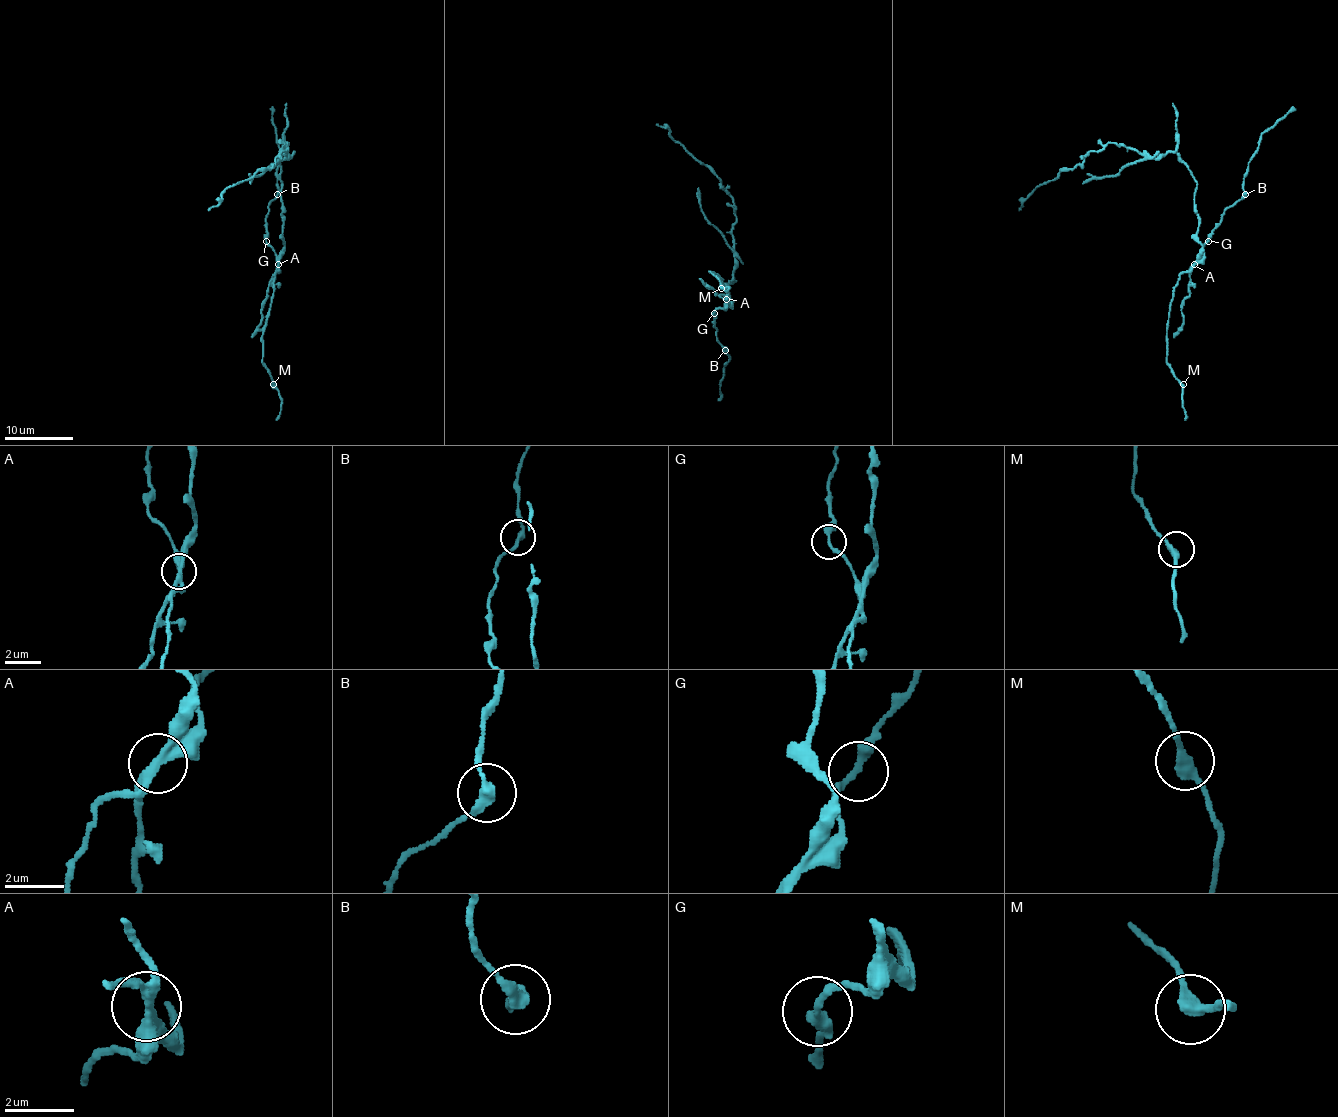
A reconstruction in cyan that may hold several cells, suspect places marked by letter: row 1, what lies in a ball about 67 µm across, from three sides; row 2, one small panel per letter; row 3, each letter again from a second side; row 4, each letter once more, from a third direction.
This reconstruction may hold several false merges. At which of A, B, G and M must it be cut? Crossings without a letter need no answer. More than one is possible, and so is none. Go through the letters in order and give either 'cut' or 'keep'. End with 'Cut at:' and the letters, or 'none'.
A: cut
B: keep
G: keep
M: keep
Cut at: A

